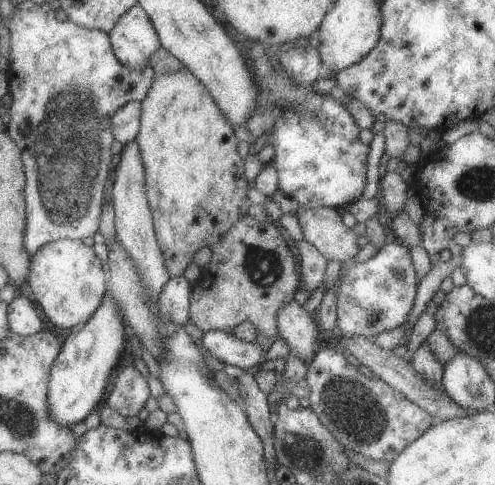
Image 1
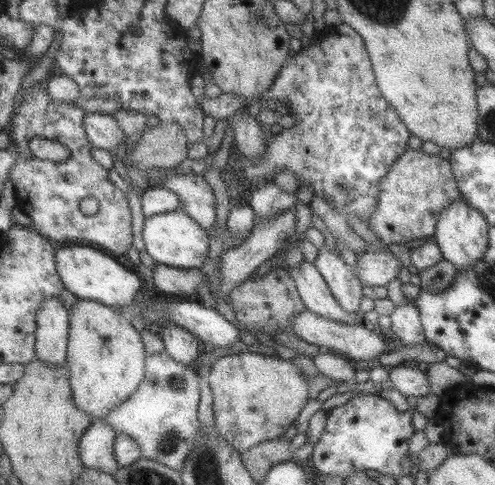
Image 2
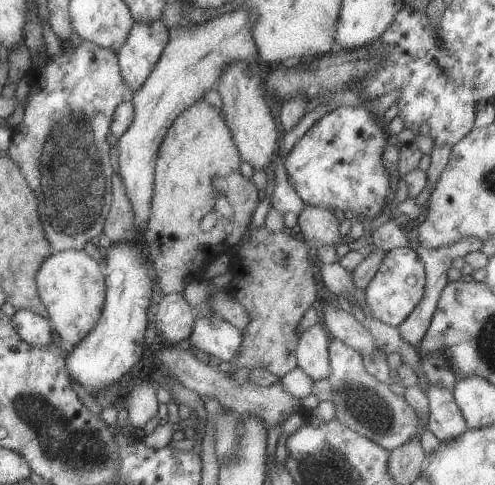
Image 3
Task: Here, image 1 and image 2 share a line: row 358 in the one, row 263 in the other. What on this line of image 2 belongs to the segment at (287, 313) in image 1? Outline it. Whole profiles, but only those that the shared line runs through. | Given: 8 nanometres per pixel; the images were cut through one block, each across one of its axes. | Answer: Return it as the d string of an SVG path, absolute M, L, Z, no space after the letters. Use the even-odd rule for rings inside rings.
M301 262L295 268L287 268L287 272L307 312L313 312L315 316L327 318L333 322L355 324L357 314L347 314L345 310L341 310L341 306L335 302L327 284L323 282L323 278L319 276L319 272L311 262Z

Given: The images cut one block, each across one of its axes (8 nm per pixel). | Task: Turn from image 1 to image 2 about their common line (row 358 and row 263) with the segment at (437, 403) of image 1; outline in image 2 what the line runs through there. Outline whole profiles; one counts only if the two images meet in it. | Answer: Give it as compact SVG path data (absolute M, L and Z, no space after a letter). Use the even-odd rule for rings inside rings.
M363 252L357 258L357 268L353 268L353 274L357 276L357 280L361 282L361 286L371 288L371 286L387 286L391 280L395 280L399 276L399 268L401 268L401 260L387 252Z

